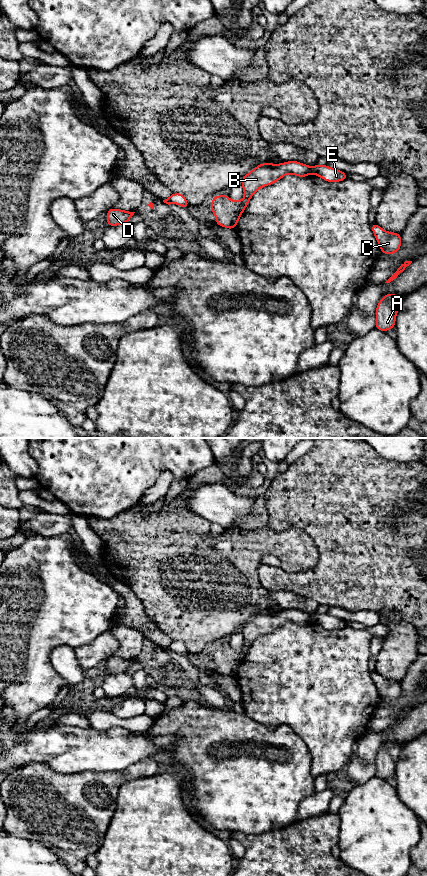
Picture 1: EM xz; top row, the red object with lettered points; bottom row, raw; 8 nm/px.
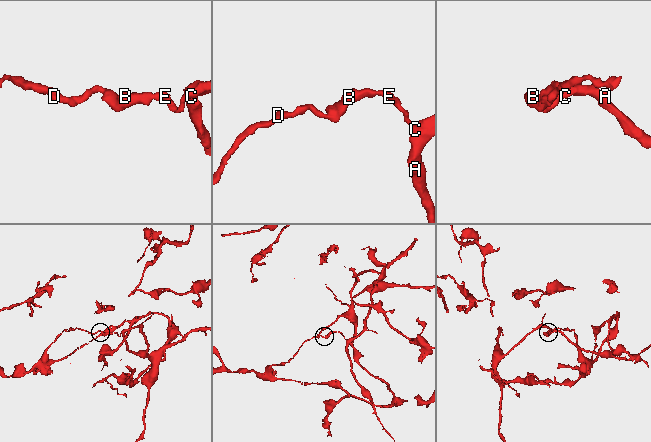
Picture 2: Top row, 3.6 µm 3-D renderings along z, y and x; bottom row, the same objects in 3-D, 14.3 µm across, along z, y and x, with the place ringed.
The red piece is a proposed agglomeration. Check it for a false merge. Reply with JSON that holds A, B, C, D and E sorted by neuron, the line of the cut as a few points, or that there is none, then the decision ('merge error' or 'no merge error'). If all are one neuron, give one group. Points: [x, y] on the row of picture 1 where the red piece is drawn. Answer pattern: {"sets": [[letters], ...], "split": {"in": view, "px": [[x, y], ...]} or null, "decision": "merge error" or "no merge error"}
{"sets": [["A", "C", "E"], ["B", "D"]], "split": {"in": "xz", "px": [[311, 167], [312, 172]]}, "decision": "merge error"}

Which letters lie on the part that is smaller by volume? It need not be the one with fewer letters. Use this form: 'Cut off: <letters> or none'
Cut off: A, C, E

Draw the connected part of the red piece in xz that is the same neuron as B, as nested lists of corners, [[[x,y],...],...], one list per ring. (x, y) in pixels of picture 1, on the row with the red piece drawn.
[[[297,161],[258,165],[245,175],[240,182],[244,189],[244,198],[241,201],[233,201],[226,194],[211,199],[211,212],[216,216],[215,223],[228,229],[235,229],[238,219],[258,189],[277,182],[286,174],[306,177],[311,173],[312,167]]]

